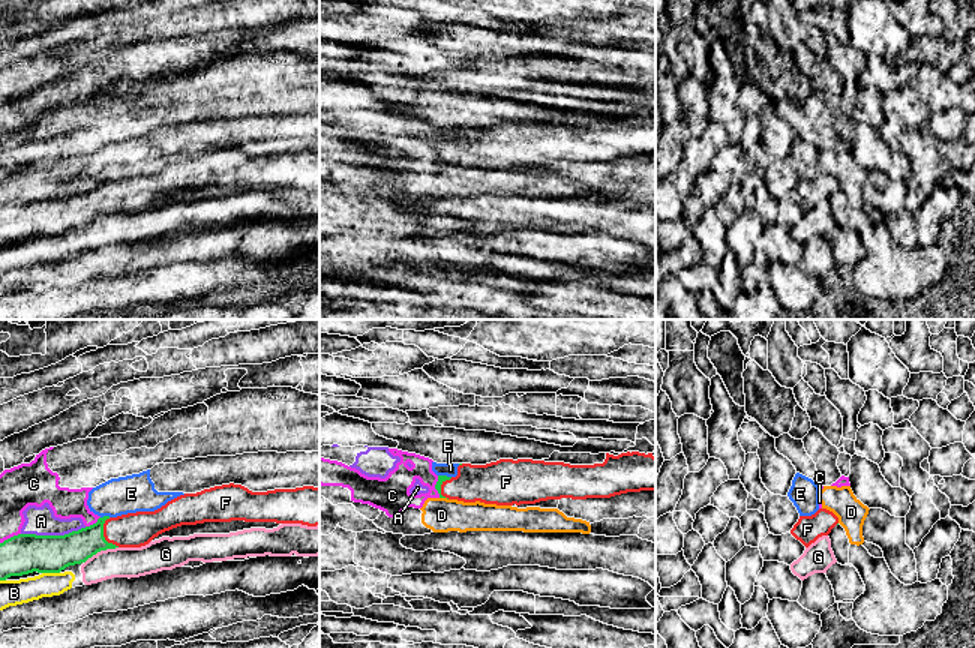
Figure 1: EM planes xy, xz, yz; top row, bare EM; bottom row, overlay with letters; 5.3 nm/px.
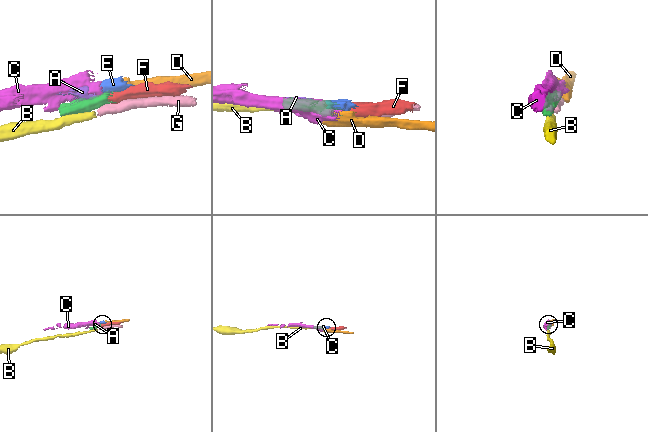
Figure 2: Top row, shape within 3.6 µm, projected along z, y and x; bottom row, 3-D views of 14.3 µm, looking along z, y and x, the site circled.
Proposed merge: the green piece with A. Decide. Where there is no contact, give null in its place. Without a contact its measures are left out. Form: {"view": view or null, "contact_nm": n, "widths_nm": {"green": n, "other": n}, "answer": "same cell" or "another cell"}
{"view": "xy", "contact_nm": 360, "widths_nm": {"green": 220, "other": 160}, "answer": "another cell"}

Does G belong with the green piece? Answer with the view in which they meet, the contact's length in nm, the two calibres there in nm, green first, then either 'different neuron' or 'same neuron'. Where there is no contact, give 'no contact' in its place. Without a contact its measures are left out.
xy | 200 nm | 190/160 nm | different neuron

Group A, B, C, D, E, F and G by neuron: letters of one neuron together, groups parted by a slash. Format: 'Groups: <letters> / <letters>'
Groups: A E / B G / C / D / F

